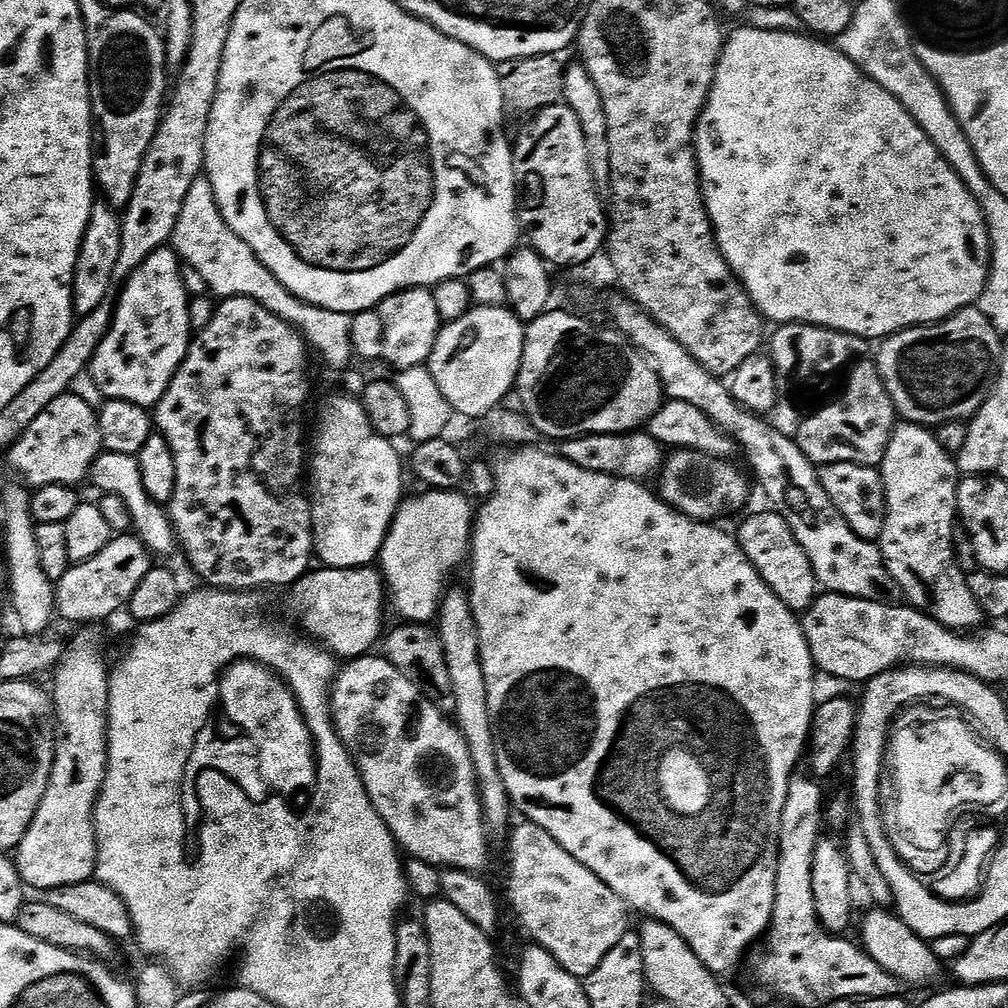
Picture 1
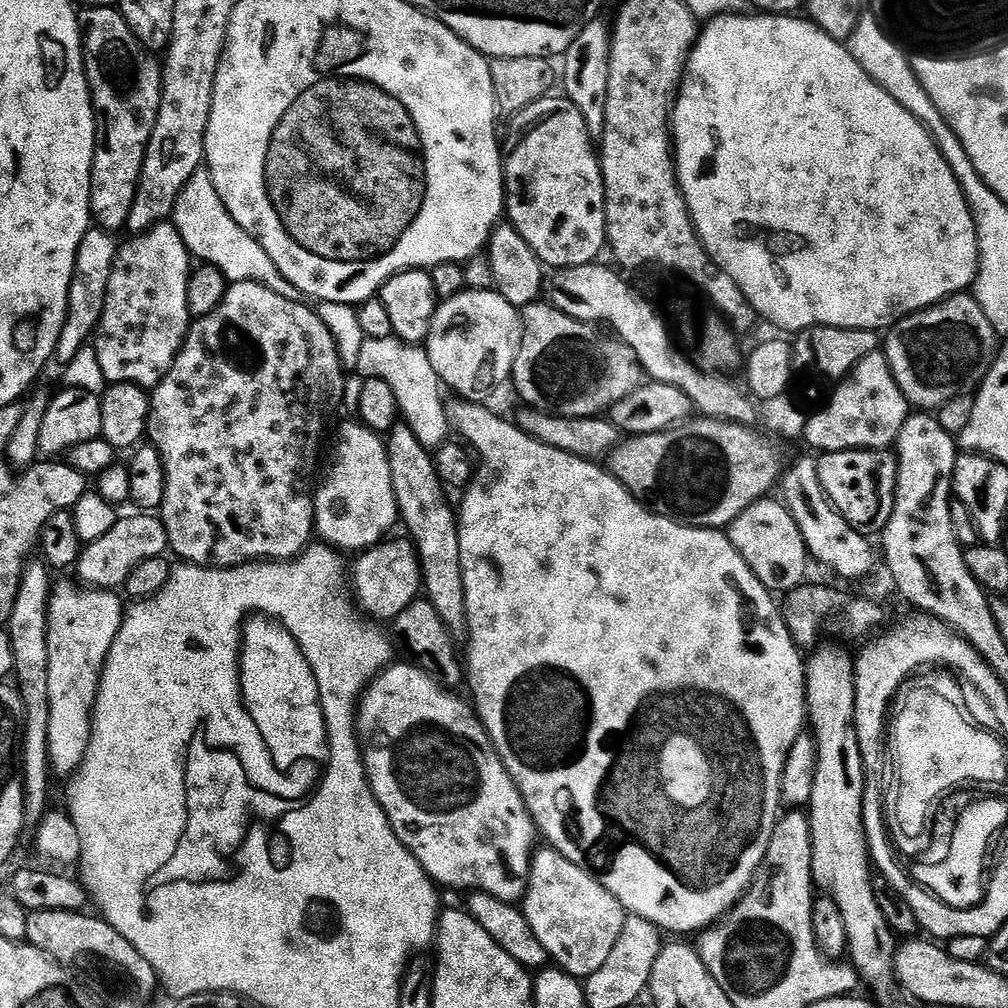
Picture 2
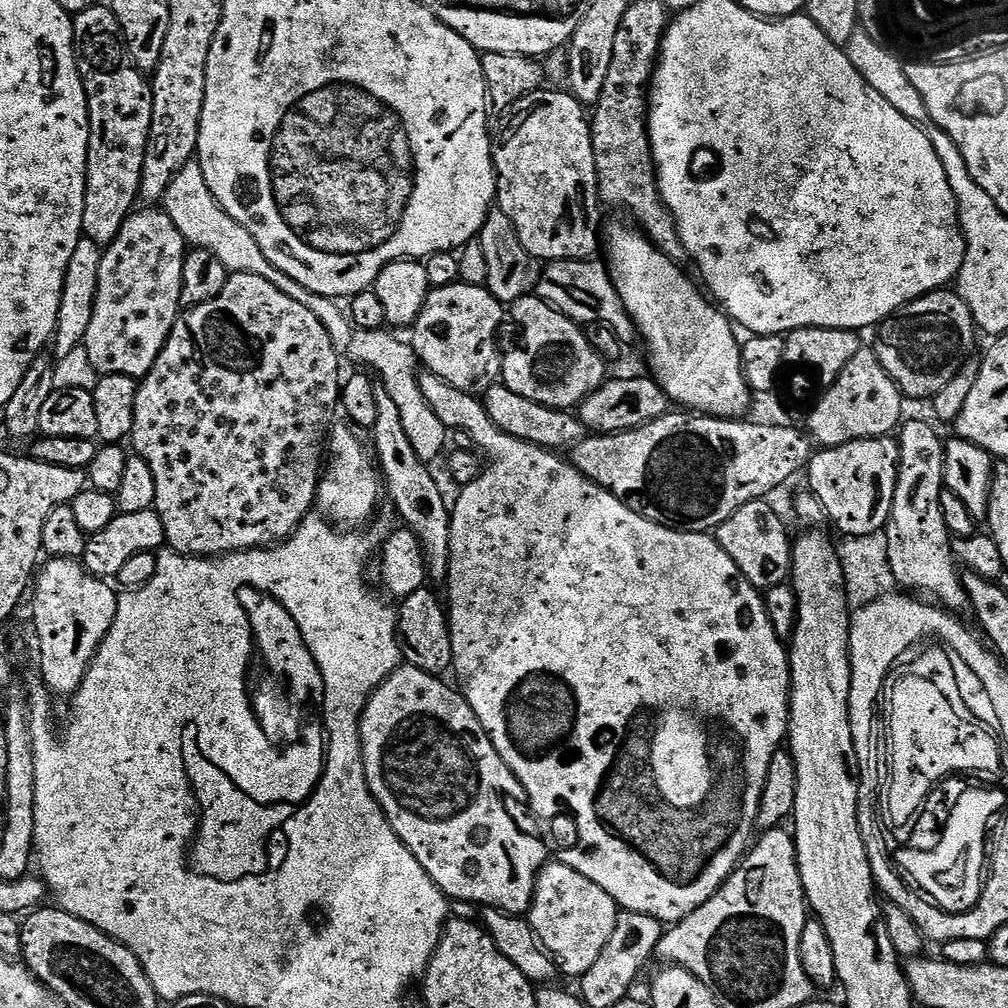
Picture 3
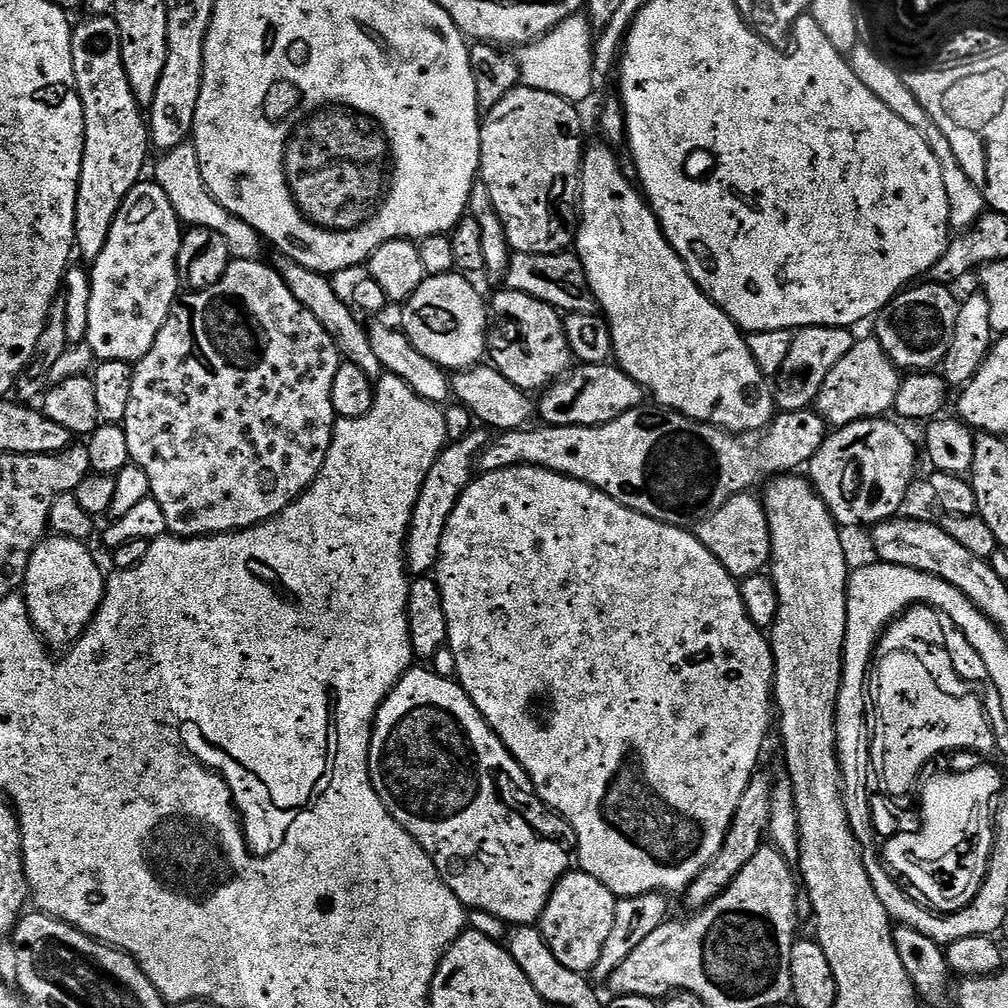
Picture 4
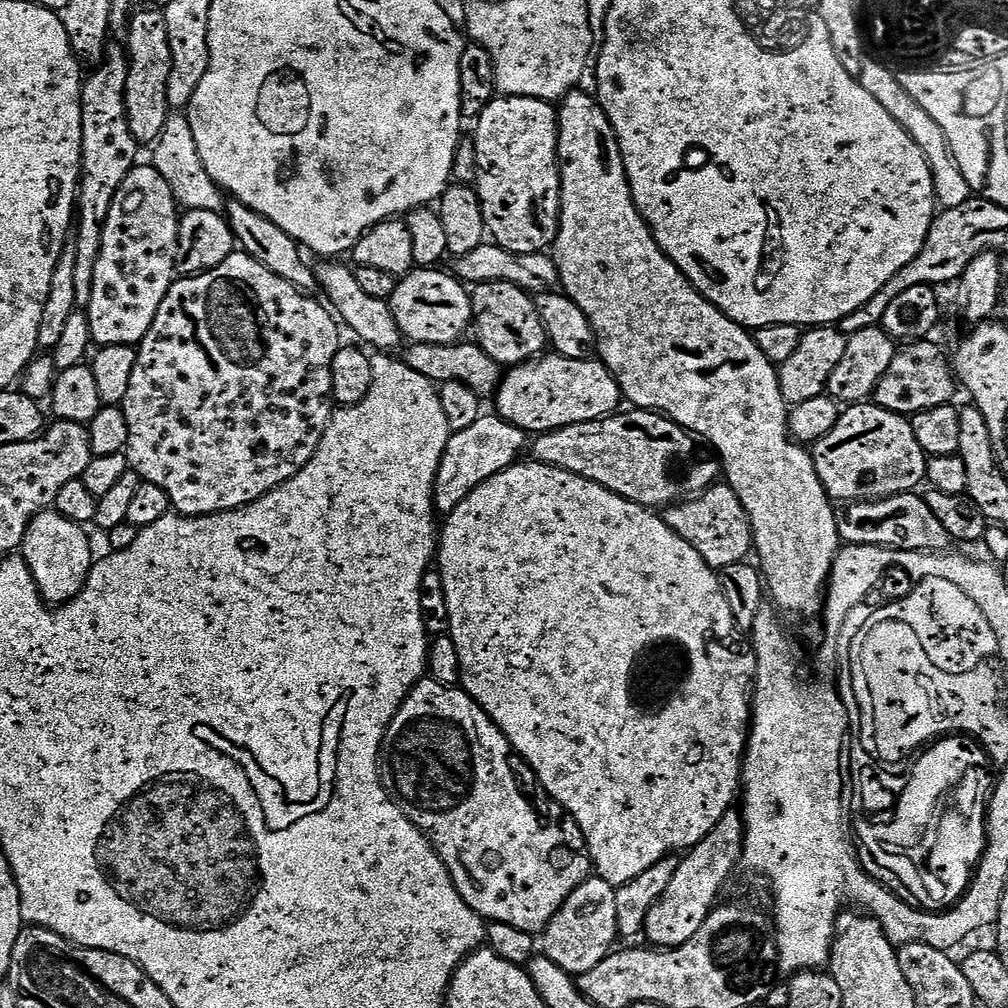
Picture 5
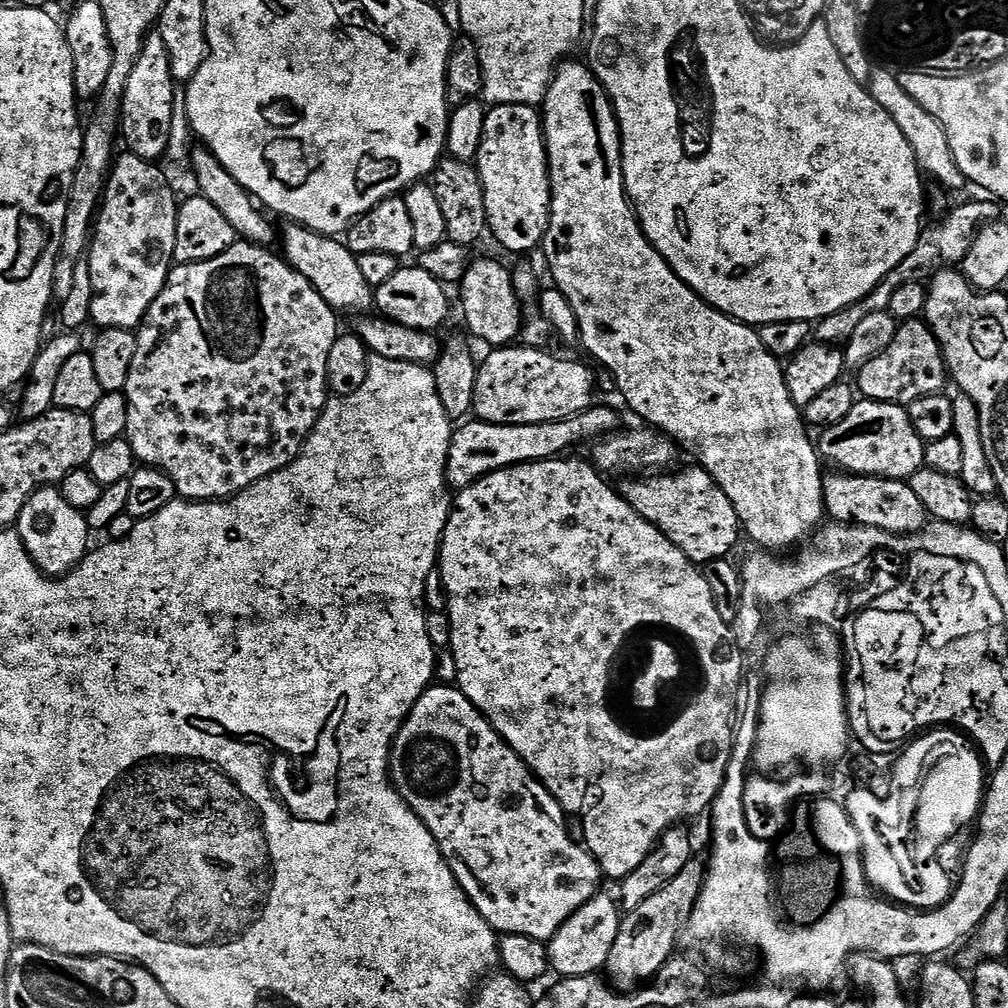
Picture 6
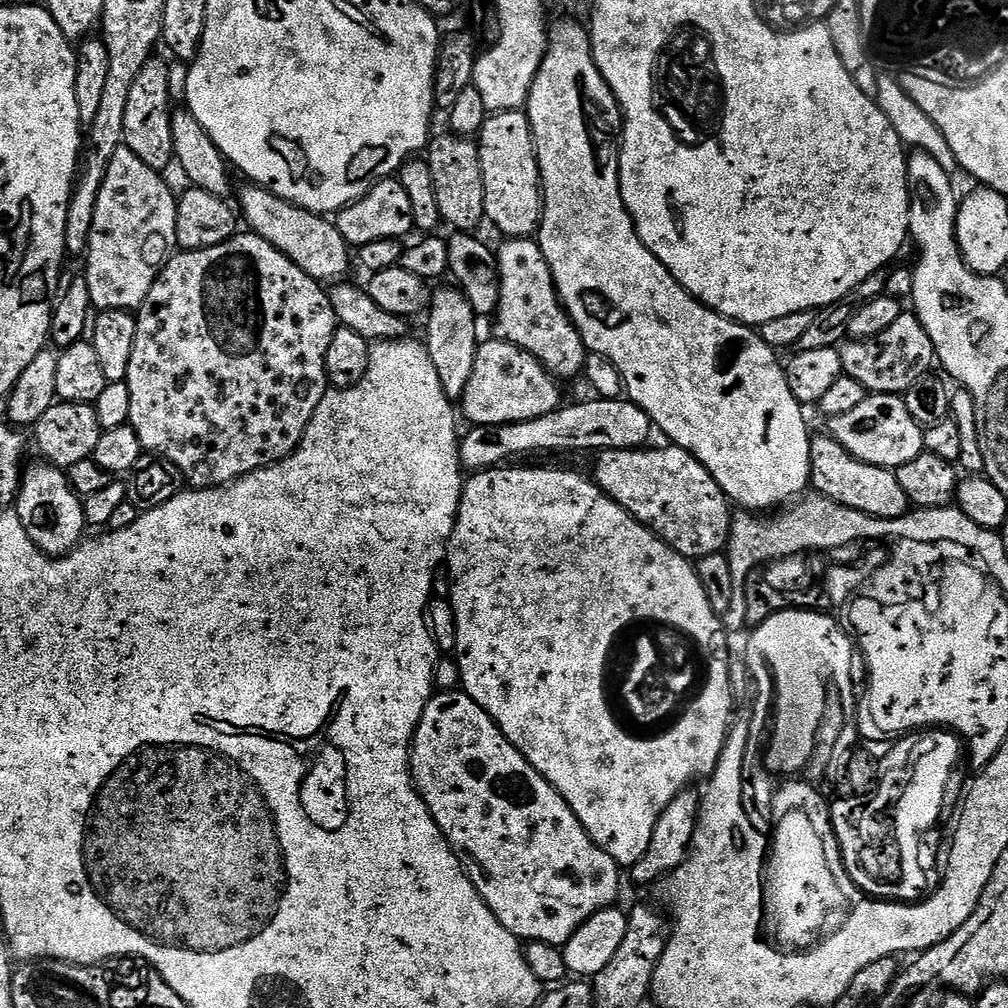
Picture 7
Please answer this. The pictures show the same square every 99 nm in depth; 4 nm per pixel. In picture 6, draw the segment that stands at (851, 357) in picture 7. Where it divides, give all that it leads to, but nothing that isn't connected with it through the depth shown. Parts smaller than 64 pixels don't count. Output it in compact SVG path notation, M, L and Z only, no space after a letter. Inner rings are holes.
M923 319L905 320L899 325L894 334L894 342L882 350L871 362L859 369L857 380L854 380L859 395L866 400L877 400L883 404L899 404L906 406L918 398L934 396L945 391L944 383L949 383L948 365L944 362L944 352L940 348L938 338Z

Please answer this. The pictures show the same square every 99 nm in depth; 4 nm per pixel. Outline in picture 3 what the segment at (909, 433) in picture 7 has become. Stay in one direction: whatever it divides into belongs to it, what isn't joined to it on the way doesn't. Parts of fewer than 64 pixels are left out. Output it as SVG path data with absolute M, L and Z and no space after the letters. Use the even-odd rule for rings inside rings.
M891 435L879 436L878 438L870 438L869 440L855 440L854 442L846 442L837 448L820 448L808 461L806 469L806 477L808 476L807 487L812 495L818 498L818 502L824 508L825 517L841 532L841 537L849 538L854 536L870 535L875 531L885 531L886 525L892 519L892 503L894 502L894 490L896 489L896 479L900 473L900 445Z

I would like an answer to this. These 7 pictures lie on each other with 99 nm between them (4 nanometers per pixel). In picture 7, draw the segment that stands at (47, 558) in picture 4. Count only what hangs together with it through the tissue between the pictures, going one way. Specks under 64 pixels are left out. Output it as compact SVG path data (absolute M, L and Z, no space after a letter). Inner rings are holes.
M47 462L39 463L29 463L23 469L14 511L22 522L30 542L34 542L38 550L53 558L65 556L85 535L84 505L81 497L77 496L76 491L68 485L68 477L61 469L53 468Z

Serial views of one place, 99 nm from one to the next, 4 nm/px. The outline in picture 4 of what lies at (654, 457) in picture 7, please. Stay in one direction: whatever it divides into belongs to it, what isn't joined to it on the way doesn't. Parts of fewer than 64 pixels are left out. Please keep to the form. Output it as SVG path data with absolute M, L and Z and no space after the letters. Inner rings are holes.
M752 494L732 496L722 510L710 514L702 523L695 525L694 535L726 566L726 570L737 581L744 580L747 576L759 576L769 567L772 558L772 539L768 516L764 513L763 503L756 500Z

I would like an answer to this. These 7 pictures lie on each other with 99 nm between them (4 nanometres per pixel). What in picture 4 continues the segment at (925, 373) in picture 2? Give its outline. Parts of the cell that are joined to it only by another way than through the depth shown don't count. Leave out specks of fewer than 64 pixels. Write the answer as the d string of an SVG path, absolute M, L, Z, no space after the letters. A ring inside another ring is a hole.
M917 283L895 296L884 311L875 317L874 339L882 346L882 350L886 350L886 354L896 363L897 368L914 373L936 370L943 365L949 353L945 345L951 341L954 334L961 305L961 301L956 300L952 291L946 284Z

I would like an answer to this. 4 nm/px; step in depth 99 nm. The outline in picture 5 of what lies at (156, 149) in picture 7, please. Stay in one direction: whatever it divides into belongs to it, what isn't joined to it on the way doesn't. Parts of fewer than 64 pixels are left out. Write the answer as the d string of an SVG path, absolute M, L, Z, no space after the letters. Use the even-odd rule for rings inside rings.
M145 6L132 13L127 25L128 44L126 43L126 55L128 58L128 77L126 78L126 118L130 126L130 134L134 134L137 145L155 145L157 138L162 134L170 115L168 99L166 98L166 86L170 86L170 34L166 30L166 18L159 7Z

